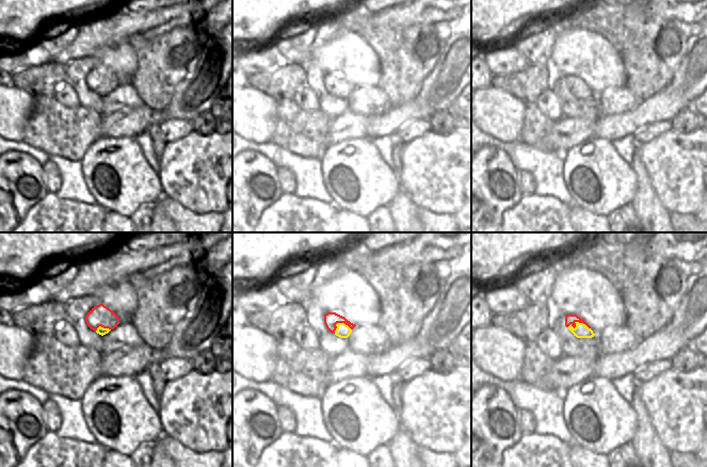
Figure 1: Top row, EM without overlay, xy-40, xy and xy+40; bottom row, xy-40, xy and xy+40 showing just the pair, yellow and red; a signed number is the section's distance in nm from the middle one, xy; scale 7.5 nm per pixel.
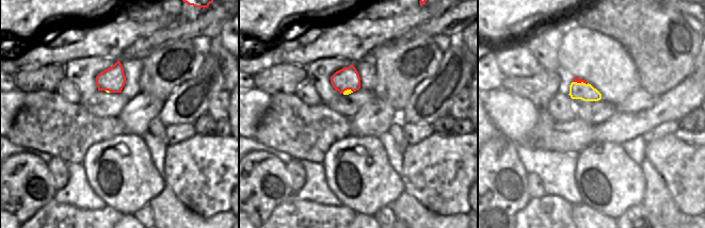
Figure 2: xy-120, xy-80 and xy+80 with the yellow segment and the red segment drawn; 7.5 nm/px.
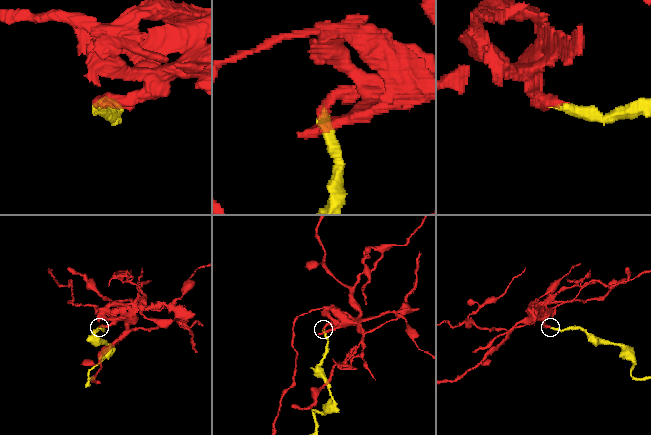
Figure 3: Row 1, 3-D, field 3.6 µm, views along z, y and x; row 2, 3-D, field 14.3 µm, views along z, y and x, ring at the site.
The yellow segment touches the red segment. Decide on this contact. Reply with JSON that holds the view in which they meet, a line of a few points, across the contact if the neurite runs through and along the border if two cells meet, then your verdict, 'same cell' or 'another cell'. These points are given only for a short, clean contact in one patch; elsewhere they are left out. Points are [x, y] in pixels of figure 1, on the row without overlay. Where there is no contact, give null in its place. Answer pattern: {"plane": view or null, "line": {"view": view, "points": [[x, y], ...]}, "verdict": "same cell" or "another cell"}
{"plane": "xy+40", "line": {"view": "xy+40", "points": [[567, 87], [574, 89], [577, 83], [582, 83], [590, 90]]}, "verdict": "another cell"}

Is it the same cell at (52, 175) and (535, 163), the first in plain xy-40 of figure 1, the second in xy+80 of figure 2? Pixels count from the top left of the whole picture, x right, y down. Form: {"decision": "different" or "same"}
{"decision": "different"}

